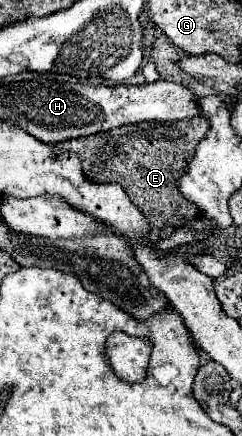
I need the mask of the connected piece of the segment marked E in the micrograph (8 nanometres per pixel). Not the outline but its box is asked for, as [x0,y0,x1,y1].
[59,120,209,240]

